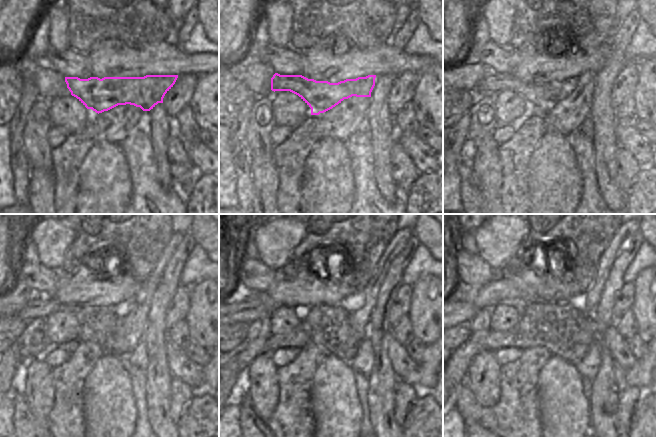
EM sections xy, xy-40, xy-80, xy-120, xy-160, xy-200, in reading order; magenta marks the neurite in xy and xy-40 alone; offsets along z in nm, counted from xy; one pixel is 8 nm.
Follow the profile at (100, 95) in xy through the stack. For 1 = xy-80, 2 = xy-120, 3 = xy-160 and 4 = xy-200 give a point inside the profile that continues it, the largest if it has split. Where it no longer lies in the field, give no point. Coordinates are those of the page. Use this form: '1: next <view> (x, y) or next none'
1: next xy-80 (544, 96)
2: next xy-120 (40, 306)
3: next xy-160 (254, 306)
4: next xy-200 (463, 311)

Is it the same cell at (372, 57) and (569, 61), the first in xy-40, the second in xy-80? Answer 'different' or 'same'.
same

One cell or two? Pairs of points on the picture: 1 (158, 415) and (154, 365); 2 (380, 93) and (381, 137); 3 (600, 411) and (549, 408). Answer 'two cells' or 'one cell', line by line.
1: one cell
2: one cell
3: two cells

